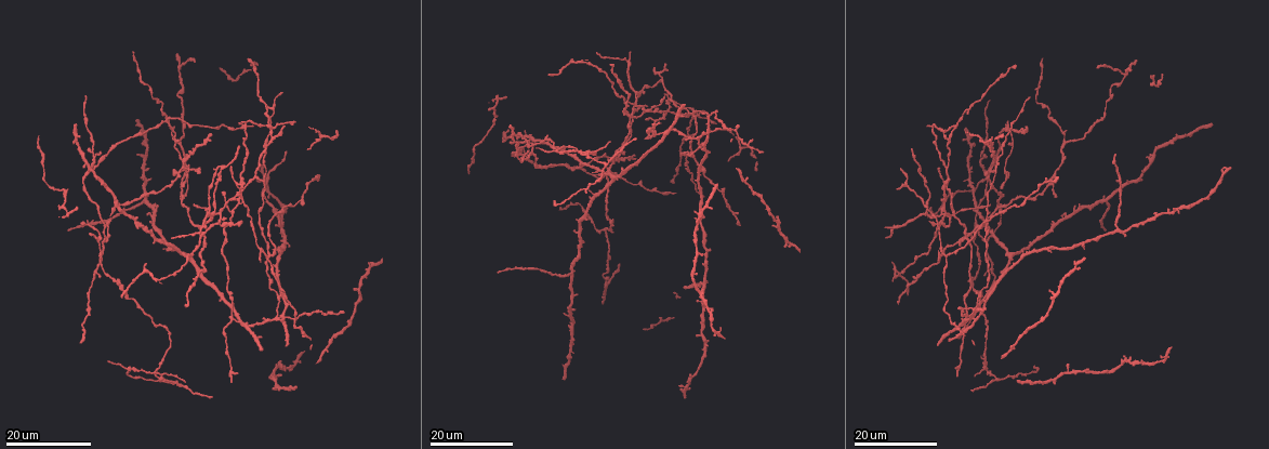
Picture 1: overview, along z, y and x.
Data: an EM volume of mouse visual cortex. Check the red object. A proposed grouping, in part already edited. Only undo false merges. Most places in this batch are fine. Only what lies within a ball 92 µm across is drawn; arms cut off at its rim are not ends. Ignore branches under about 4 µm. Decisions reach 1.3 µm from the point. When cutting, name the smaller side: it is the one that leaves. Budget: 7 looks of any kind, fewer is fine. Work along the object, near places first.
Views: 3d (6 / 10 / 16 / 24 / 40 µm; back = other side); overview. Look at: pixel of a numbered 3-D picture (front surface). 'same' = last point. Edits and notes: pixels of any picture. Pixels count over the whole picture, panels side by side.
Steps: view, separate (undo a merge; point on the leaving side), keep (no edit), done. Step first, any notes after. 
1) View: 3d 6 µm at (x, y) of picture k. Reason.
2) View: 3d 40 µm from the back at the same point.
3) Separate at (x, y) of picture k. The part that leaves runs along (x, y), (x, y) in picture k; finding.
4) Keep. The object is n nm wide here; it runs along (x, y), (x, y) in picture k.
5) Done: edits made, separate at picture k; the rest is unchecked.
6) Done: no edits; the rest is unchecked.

View: 3d 16 µm at (1122, 73) of picture 1. Three arms meet.

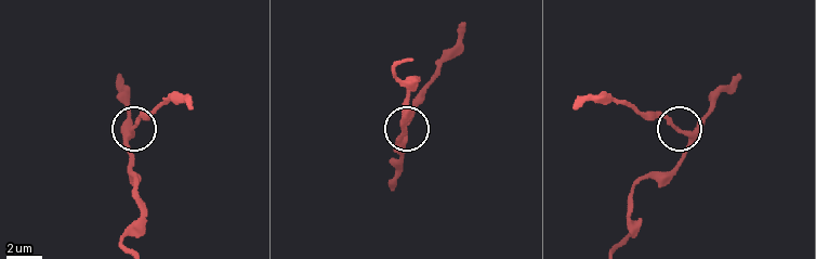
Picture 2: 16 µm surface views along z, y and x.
View: 3d 10 µm at (405, 137) of picture 2.

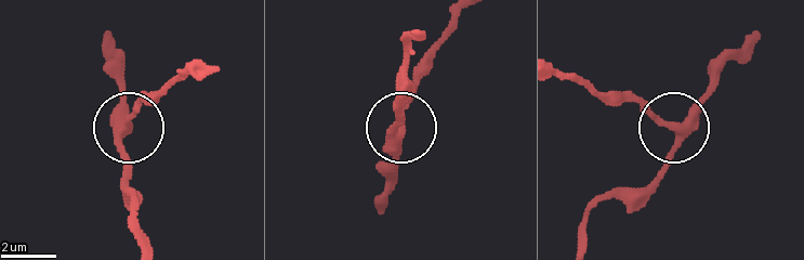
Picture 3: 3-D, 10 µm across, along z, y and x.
View: 3d 6 µm at (128, 128) of picture 3.

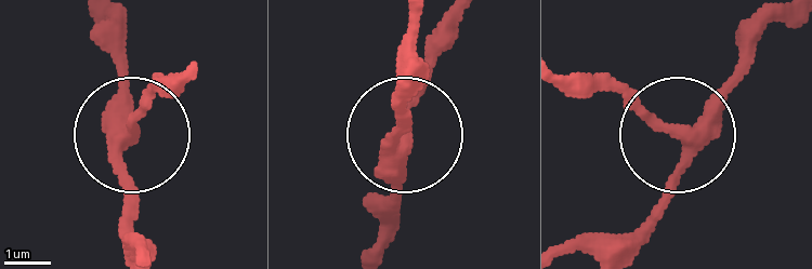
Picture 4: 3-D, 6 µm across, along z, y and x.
Keep. The object is 320 nm wide here; it runs along (575, 250), (621, 238), (680, 157), (677, 137), (603, 79) in picture 4; all the same neuron.

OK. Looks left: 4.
View: 3d 24 µm at (663, 114) of picture 1.

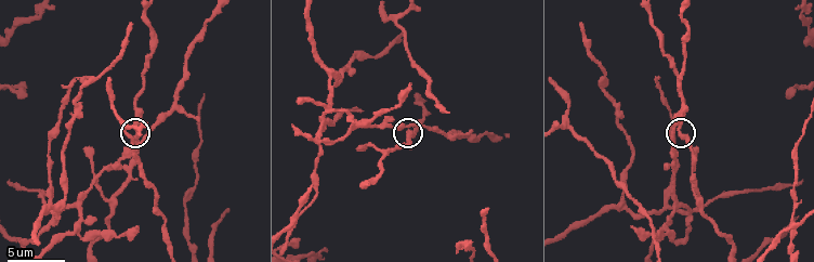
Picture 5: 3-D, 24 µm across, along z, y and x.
View: 3d 10 µm at (679, 134) of picture 5. Zoom in.

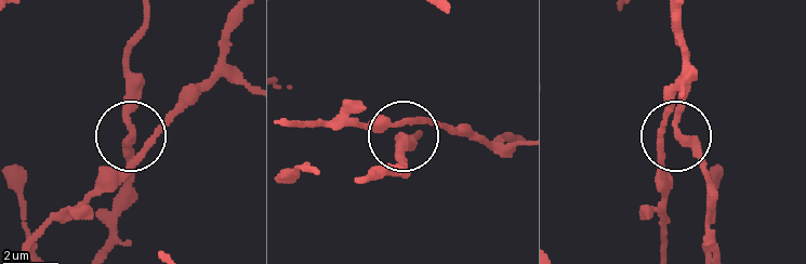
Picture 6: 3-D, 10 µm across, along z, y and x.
Keep. It runs along (100, 249), (111, 228), (132, 130), (126, 49) in picture 6; one neuron here.

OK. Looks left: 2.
View: 3d 16 µm at (578, 153) of picture 1. Four arms meet.

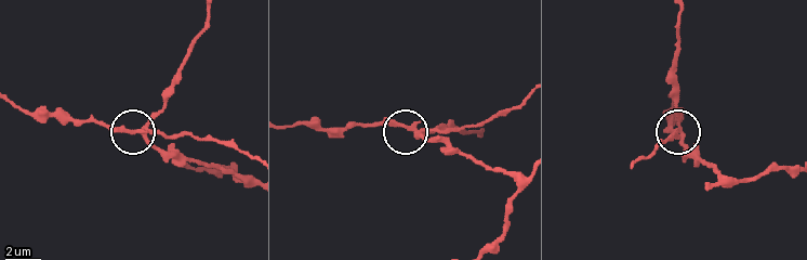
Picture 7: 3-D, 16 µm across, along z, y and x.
View: 3d 6 µm at (136, 130) of picture 7. Zoom in.

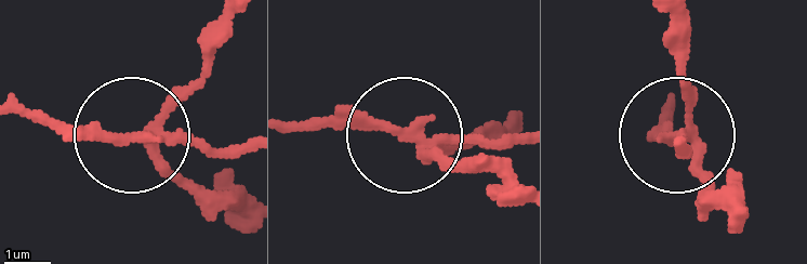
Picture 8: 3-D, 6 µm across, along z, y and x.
Separate at (87, 133) of picture 8. 4 arms meet here; a second neuron is stuck on.

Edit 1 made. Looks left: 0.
Done: edits made, separate at picture 8; the rest is unchecked.

